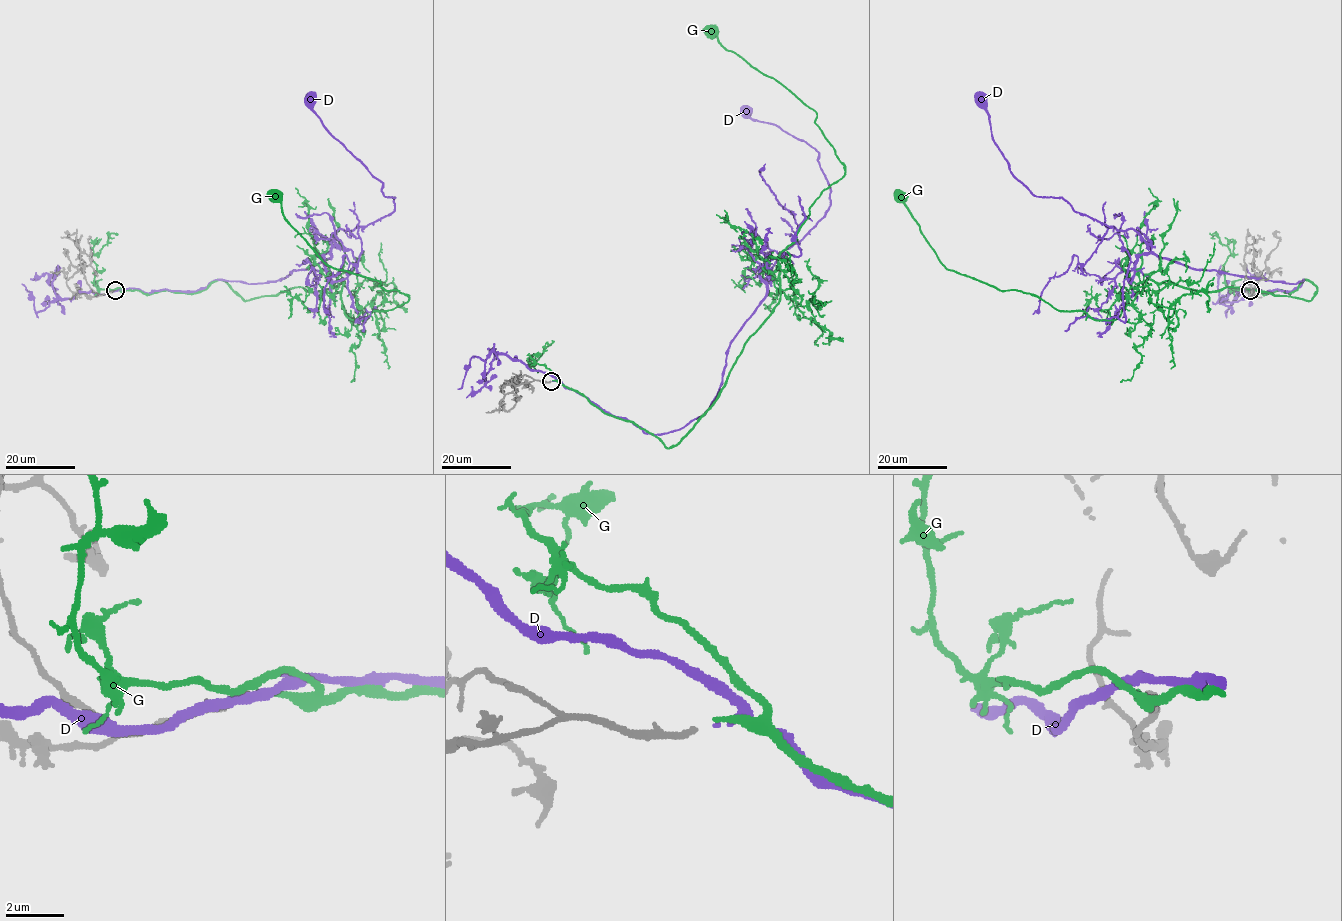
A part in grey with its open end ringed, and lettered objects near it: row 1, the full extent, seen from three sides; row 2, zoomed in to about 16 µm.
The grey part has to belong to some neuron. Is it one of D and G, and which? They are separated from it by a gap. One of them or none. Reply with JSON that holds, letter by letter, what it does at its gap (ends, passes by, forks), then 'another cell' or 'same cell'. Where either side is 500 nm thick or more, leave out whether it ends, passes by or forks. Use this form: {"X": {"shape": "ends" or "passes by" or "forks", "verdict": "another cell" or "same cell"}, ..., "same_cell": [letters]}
{"D": {"shape": "ends", "verdict": "another cell"}, "G": {"shape": "ends", "verdict": "same cell"}, "same_cell": ["G"]}

